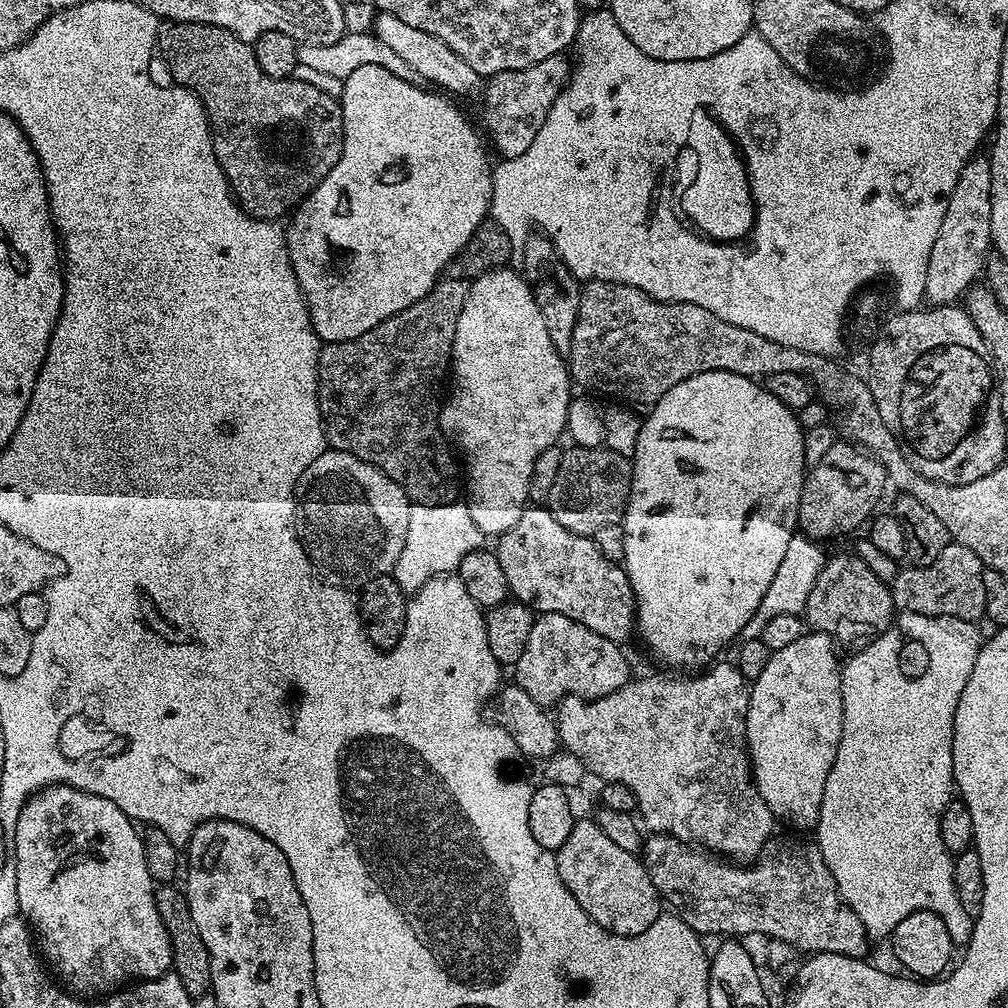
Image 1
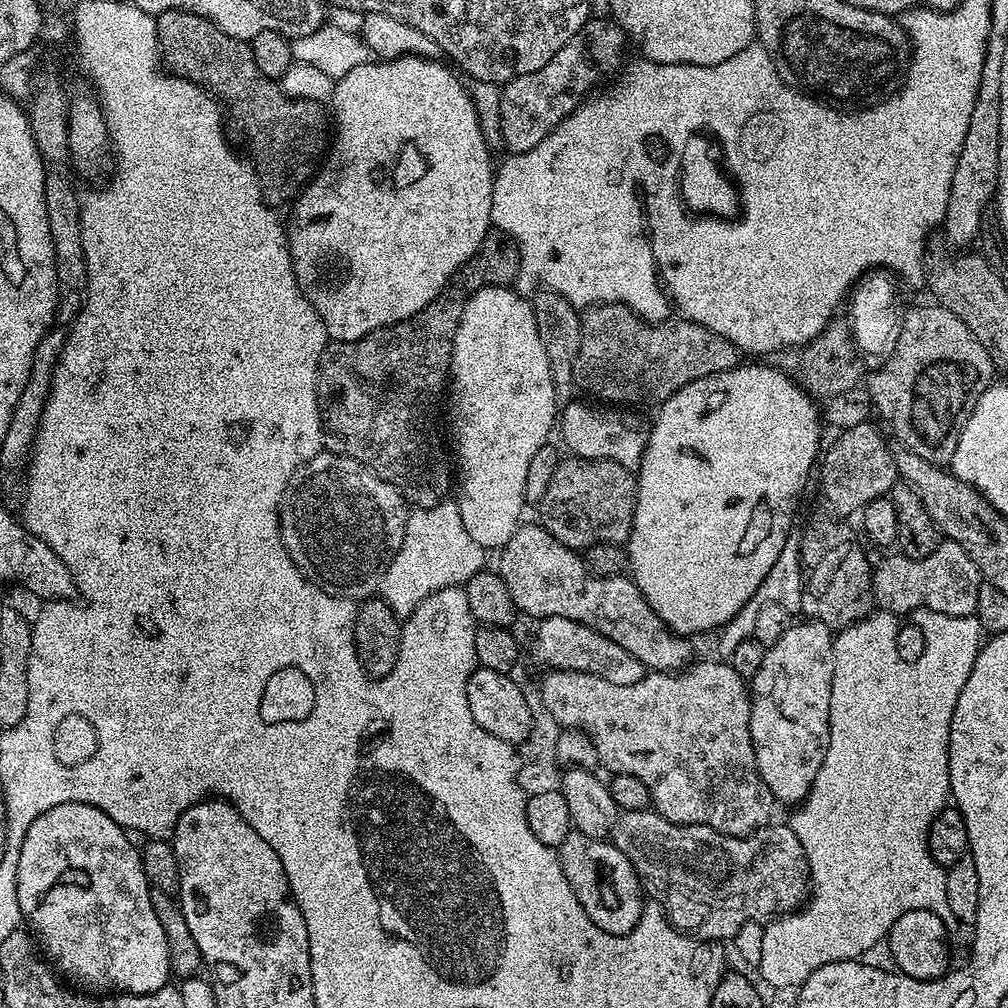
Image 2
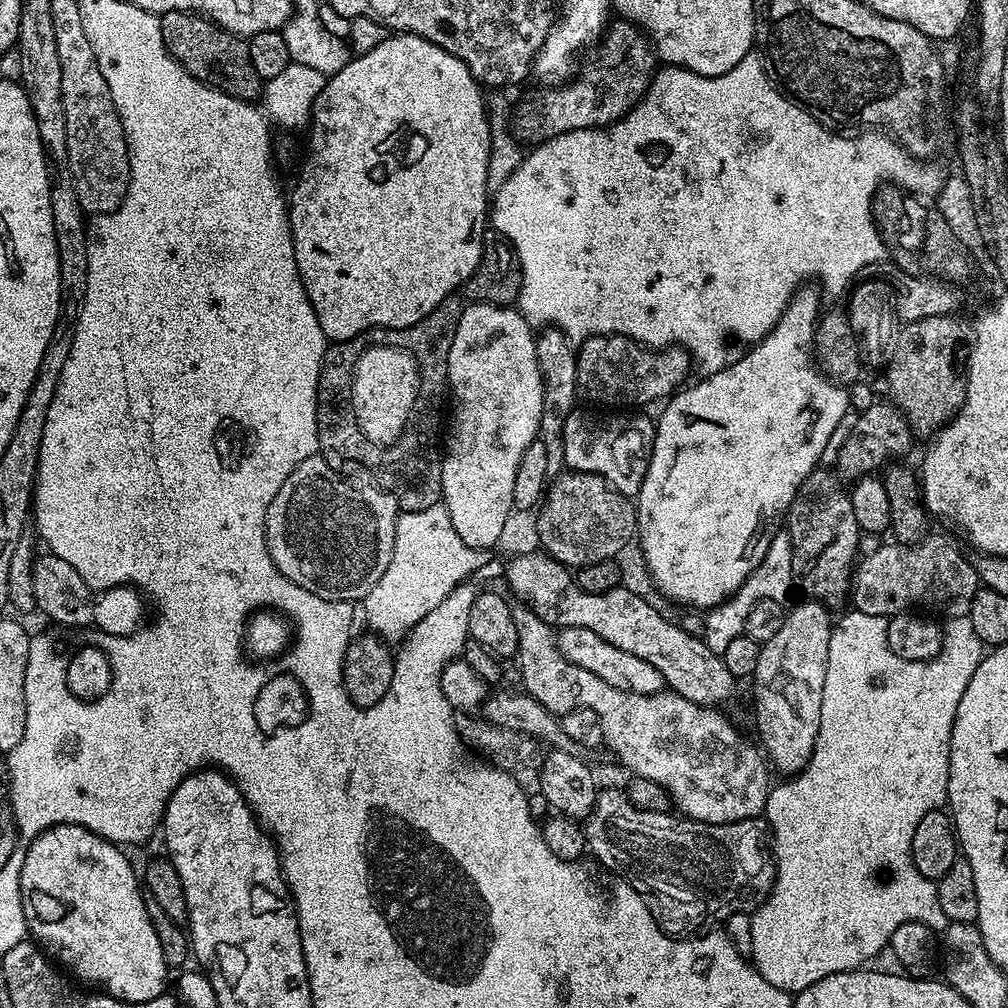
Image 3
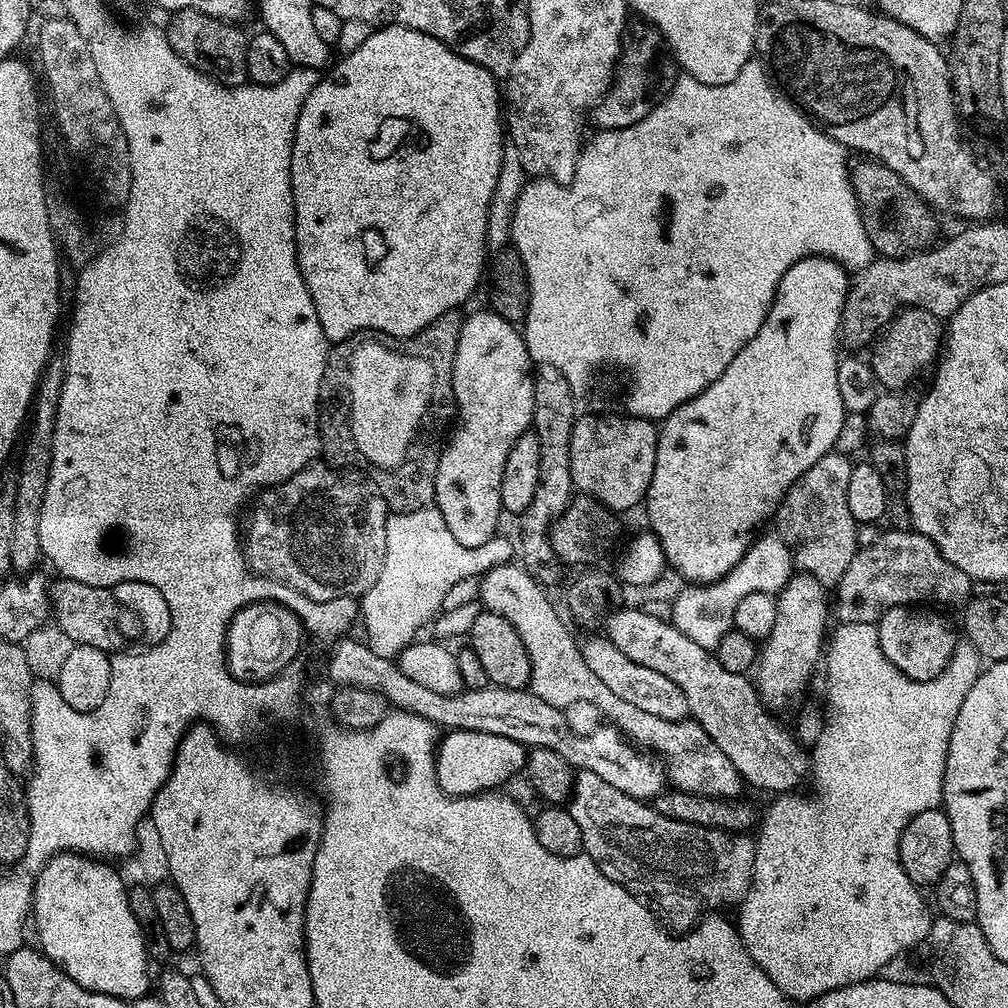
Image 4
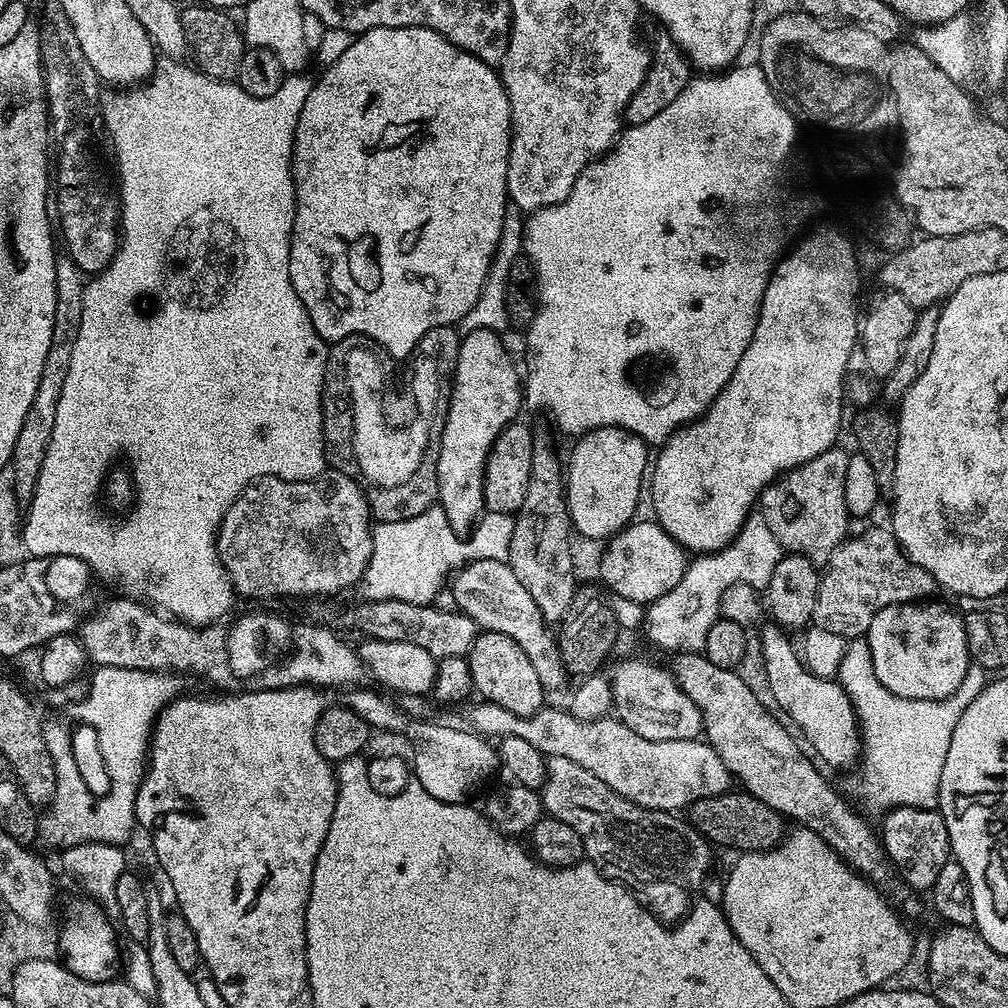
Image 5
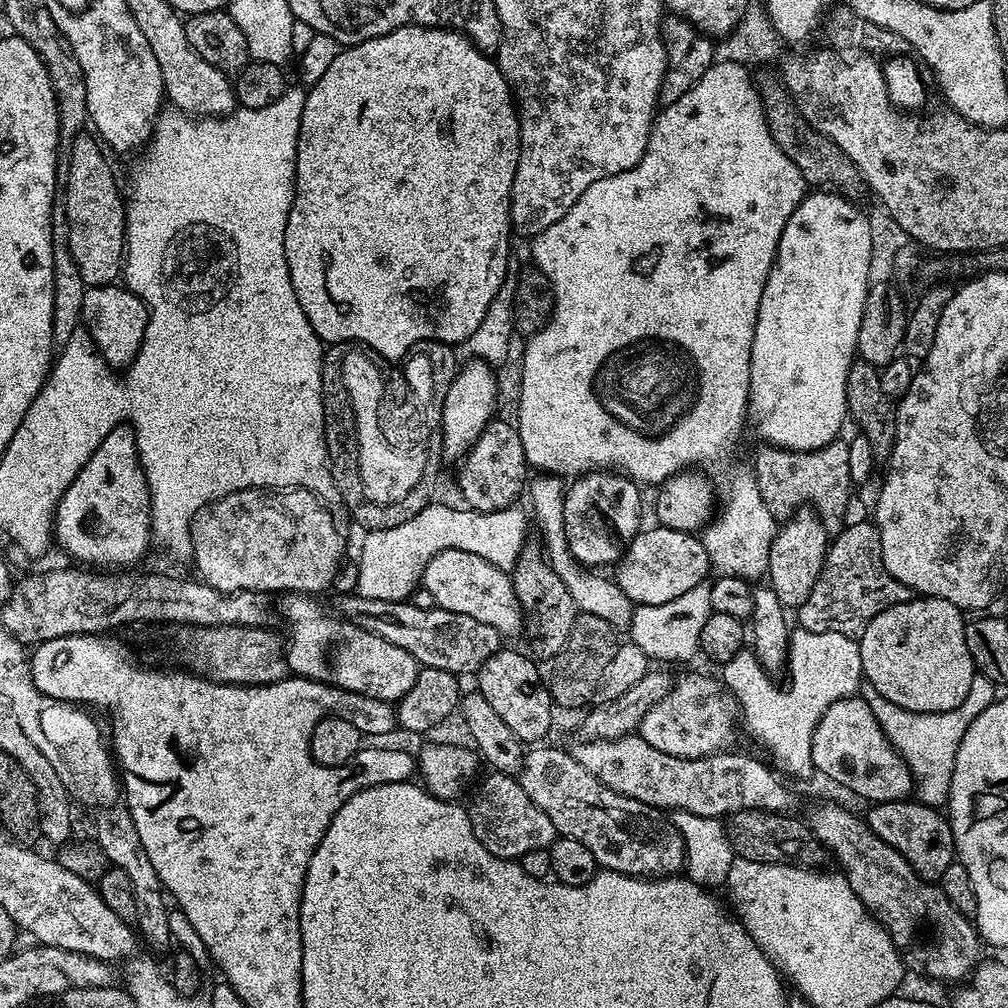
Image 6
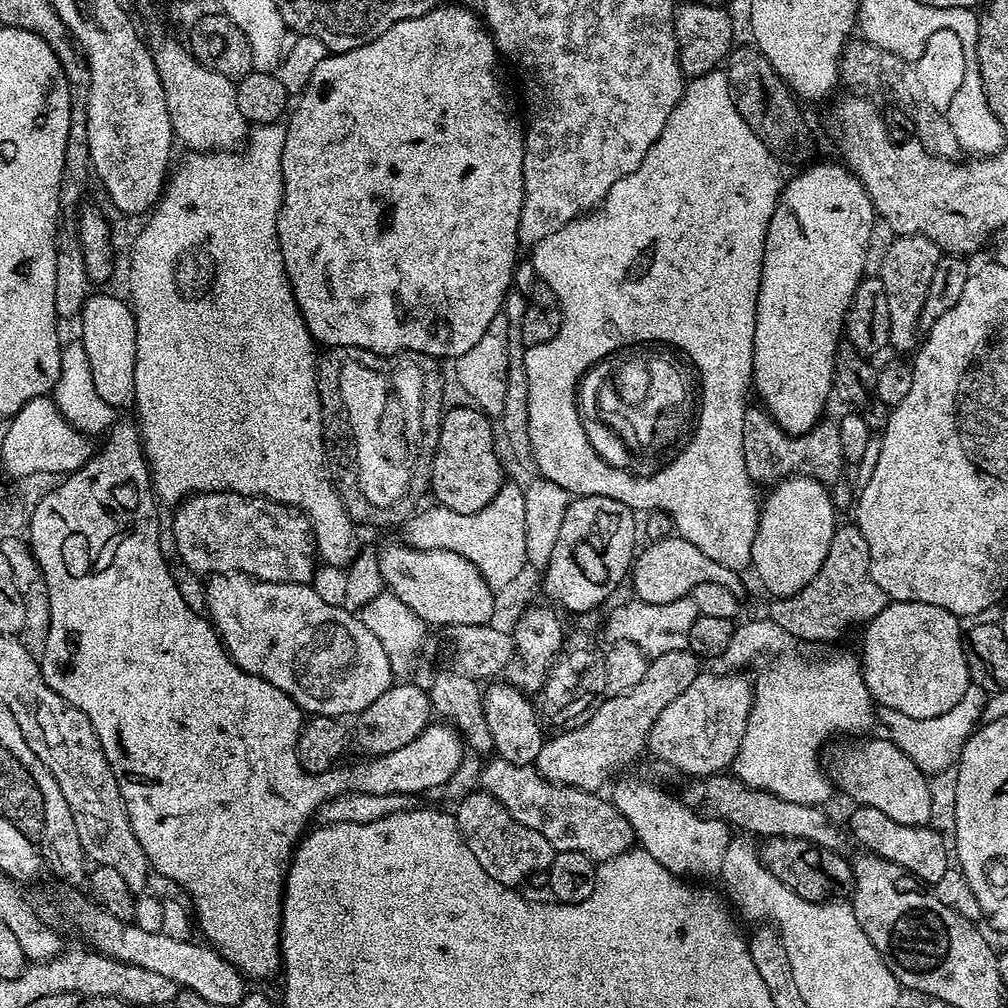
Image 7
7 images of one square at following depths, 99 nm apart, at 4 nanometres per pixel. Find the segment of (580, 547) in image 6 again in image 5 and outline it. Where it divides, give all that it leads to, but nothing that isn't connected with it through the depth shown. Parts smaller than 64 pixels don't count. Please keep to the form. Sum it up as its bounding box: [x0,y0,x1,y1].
[565,427,650,540]

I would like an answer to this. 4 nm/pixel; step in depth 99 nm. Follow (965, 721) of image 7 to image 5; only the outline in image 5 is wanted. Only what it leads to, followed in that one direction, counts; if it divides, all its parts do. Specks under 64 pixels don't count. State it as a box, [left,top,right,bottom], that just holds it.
[838,638,986,814]

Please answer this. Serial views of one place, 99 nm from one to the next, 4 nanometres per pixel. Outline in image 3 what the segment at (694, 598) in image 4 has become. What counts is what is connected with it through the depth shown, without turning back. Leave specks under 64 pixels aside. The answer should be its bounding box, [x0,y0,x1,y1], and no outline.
[702,530,794,654]

